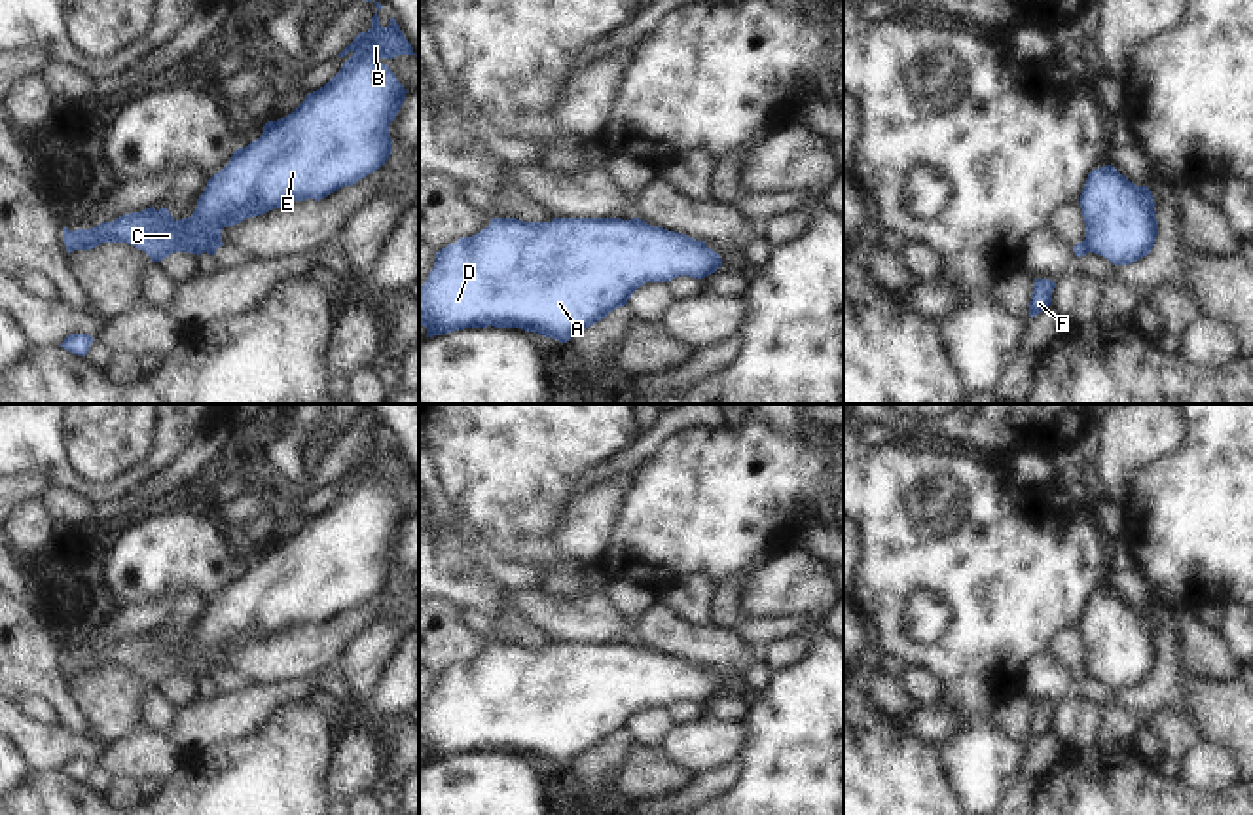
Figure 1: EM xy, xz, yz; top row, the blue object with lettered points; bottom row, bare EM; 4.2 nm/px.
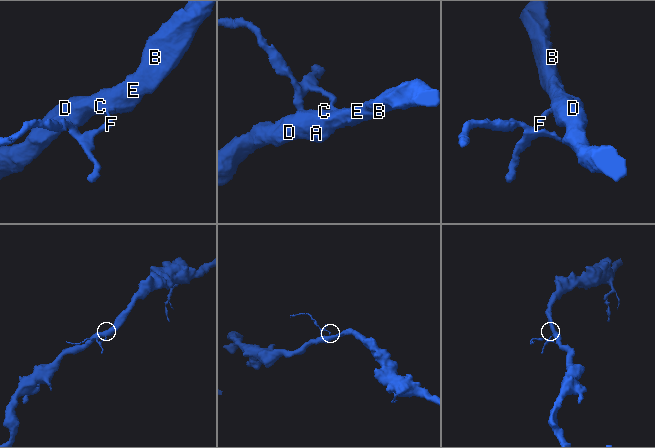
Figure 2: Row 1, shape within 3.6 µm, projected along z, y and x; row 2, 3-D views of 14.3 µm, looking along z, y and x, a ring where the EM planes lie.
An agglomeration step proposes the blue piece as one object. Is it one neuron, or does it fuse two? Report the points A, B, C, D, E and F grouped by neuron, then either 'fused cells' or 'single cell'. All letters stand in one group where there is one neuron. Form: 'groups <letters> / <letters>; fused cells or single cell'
groups A B C D E / F; fused cells

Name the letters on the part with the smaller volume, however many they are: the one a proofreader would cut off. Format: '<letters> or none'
F

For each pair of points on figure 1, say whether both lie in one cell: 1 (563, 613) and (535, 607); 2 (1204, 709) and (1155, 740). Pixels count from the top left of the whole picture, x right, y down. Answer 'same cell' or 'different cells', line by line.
1: same cell
2: same cell

